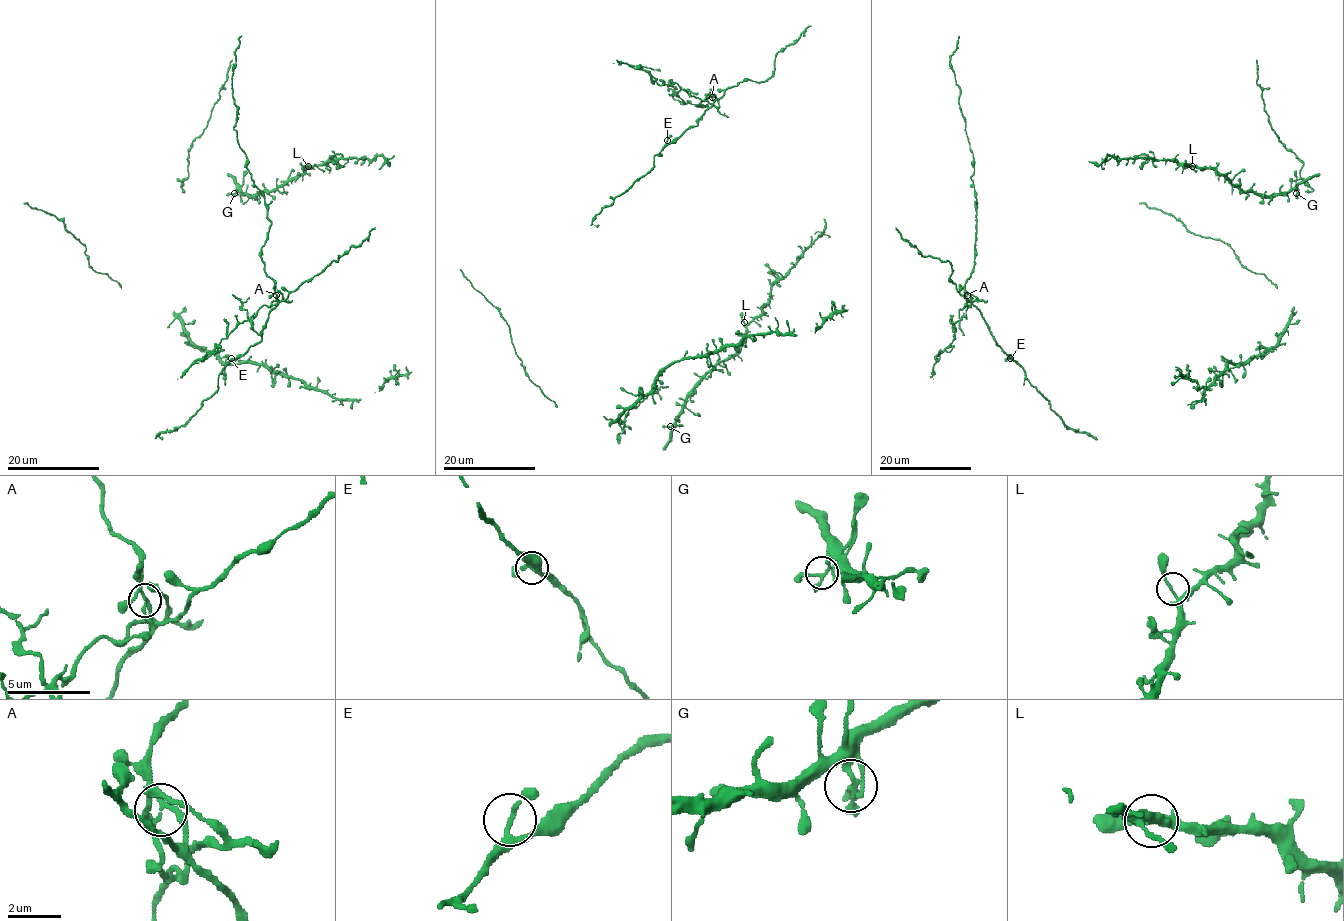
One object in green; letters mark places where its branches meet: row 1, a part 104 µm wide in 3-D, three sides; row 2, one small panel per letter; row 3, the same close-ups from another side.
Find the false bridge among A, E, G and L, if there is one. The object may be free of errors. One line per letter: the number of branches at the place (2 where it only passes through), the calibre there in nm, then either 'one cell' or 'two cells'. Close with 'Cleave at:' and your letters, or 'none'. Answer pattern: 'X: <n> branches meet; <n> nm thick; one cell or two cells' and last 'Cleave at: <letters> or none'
A: 4 branches meet; 160 nm thick; two cells
E: 3 branches meet; 150 nm thick; one cell
G: 3 branches meet; 180 nm thick; one cell
L: 4 branches meet; 150 nm thick; one cell
Cleave at: A

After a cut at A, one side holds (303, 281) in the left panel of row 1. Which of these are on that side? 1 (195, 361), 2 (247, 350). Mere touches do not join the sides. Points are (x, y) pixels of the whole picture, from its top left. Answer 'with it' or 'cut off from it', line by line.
1: cut off from it
2: with it

